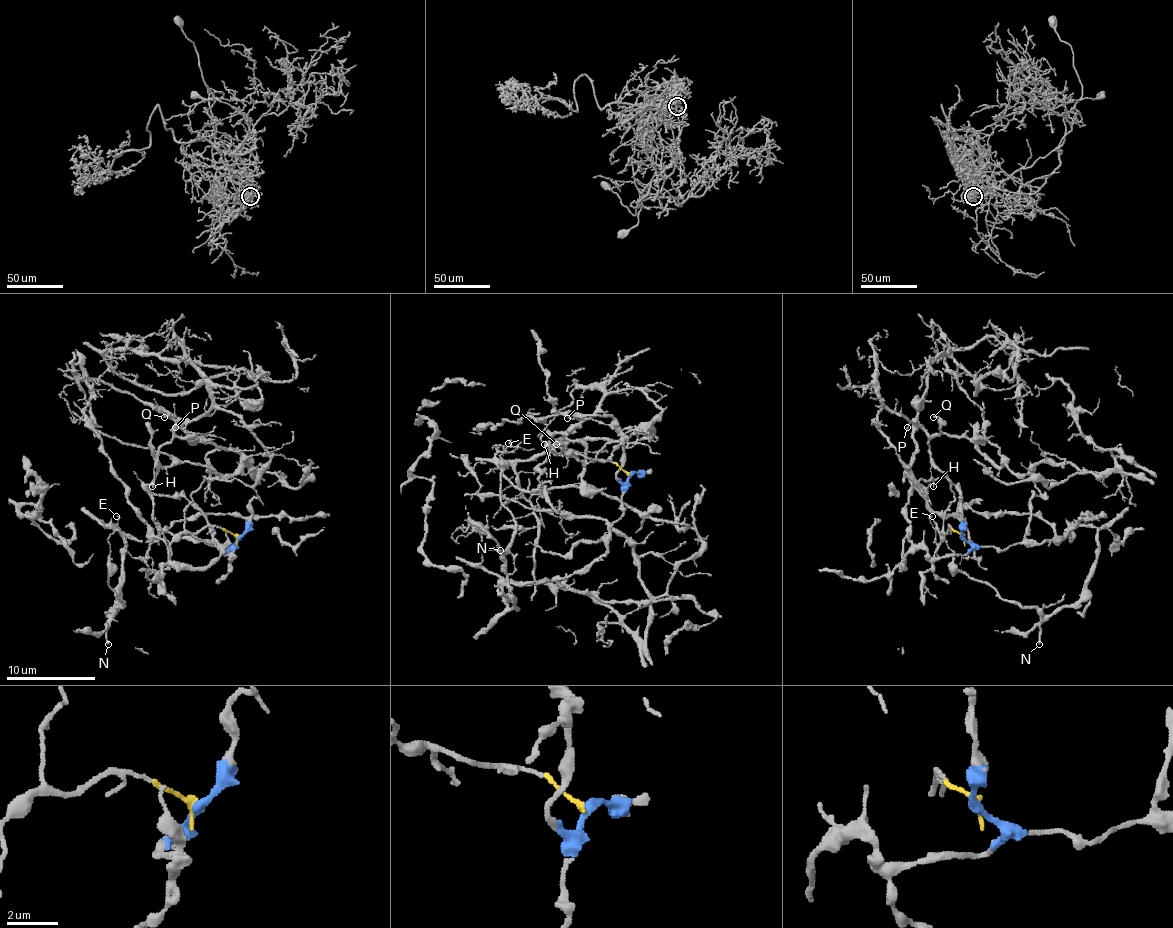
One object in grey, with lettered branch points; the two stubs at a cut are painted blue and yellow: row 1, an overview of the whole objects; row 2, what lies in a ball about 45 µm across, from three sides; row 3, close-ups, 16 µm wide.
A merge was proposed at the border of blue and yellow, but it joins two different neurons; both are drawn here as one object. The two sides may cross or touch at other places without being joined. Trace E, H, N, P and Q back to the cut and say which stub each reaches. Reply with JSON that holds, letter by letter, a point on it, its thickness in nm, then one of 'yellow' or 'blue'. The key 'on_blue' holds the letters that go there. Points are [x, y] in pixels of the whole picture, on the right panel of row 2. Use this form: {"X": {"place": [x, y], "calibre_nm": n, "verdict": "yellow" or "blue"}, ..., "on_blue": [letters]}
{"E": {"place": [932, 516], "calibre_nm": 100, "verdict": "blue"}, "H": {"place": [933, 486], "calibre_nm": 130, "verdict": "yellow"}, "N": {"place": [1039, 644], "calibre_nm": 170, "verdict": "blue"}, "P": {"place": [907, 427], "calibre_nm": 90, "verdict": "yellow"}, "Q": {"place": [933, 417], "calibre_nm": 130, "verdict": "yellow"}, "on_blue": ["E", "N"]}

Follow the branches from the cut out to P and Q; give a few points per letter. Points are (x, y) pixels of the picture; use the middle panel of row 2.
P: (629, 475), (611, 461), (576, 455), (585, 464), (660, 413), (638, 388), (605, 397), (591, 415), (567, 417)
Q: (629, 475), (576, 455), (647, 426), (660, 410), (638, 388), (567, 433), (585, 450), (556, 444)

